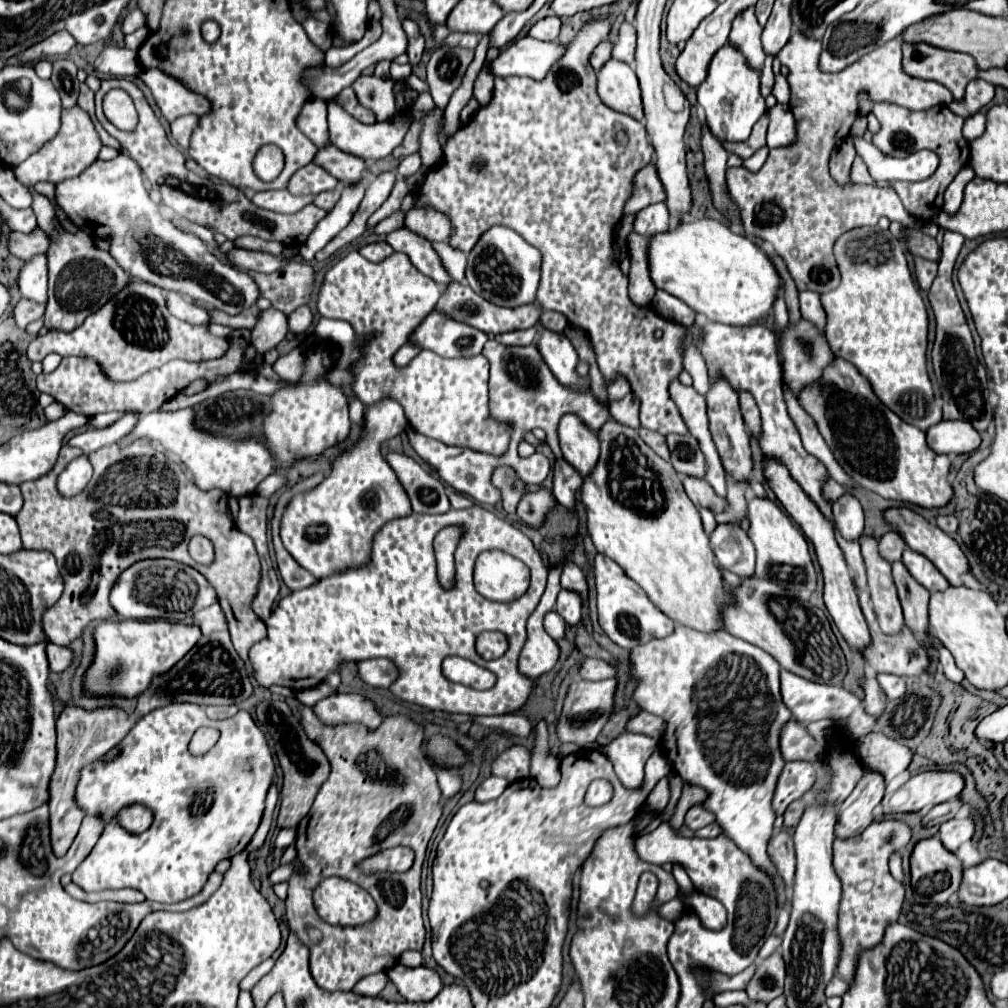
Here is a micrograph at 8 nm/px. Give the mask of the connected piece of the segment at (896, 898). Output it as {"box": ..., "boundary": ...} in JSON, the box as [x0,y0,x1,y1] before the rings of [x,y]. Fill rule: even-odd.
{"box":[834,821,910,983],"boundary":[[[880,821],[866,827],[860,835],[850,839],[836,839],[834,841],[834,869],[838,871],[838,877],[842,879],[842,903],[838,909],[838,939],[842,943],[842,955],[834,977],[844,980],[846,983],[852,981],[854,969],[856,969],[856,957],[864,949],[872,949],[882,941],[884,929],[888,923],[896,921],[902,909],[904,901],[904,887],[890,875],[888,871],[888,857],[892,851],[902,849],[910,841],[910,827],[902,821]]]}

